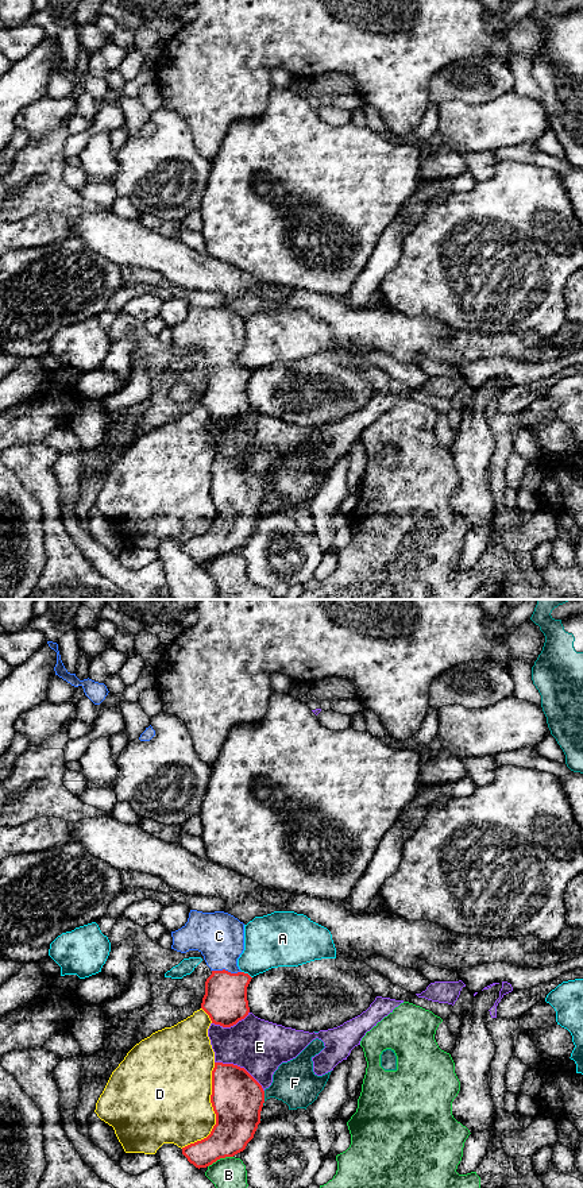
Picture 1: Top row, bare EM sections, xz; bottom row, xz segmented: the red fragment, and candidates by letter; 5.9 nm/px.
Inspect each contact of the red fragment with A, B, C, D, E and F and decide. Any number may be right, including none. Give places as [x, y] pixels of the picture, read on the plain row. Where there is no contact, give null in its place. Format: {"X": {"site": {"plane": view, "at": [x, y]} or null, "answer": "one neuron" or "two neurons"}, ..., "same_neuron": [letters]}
{"A": {"site": {"plane": "xz", "at": [247, 369]}, "answer": "two neurons"}, "B": {"site": {"plane": "xz", "at": [220, 552]}, "answer": "two neurons"}, "C": {"site": {"plane": "xz", "at": [227, 366]}, "answer": "one neuron"}, "D": {"site": {"plane": "xz", "at": [215, 508]}, "answer": "two neurons"}, "E": {"site": {"plane": "xz", "at": [239, 462]}, "answer": "two neurons"}, "F": {"site": {"plane": "xz", "at": [263, 493]}, "answer": "two neurons"}, "same_neuron": ["C"]}

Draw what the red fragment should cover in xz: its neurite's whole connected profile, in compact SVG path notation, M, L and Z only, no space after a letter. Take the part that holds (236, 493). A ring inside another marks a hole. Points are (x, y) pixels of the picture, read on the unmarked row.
M215 458L211 498L216 509L211 529L182 543L182 549L198 564L246 544L260 518L265 486L244 463Z

